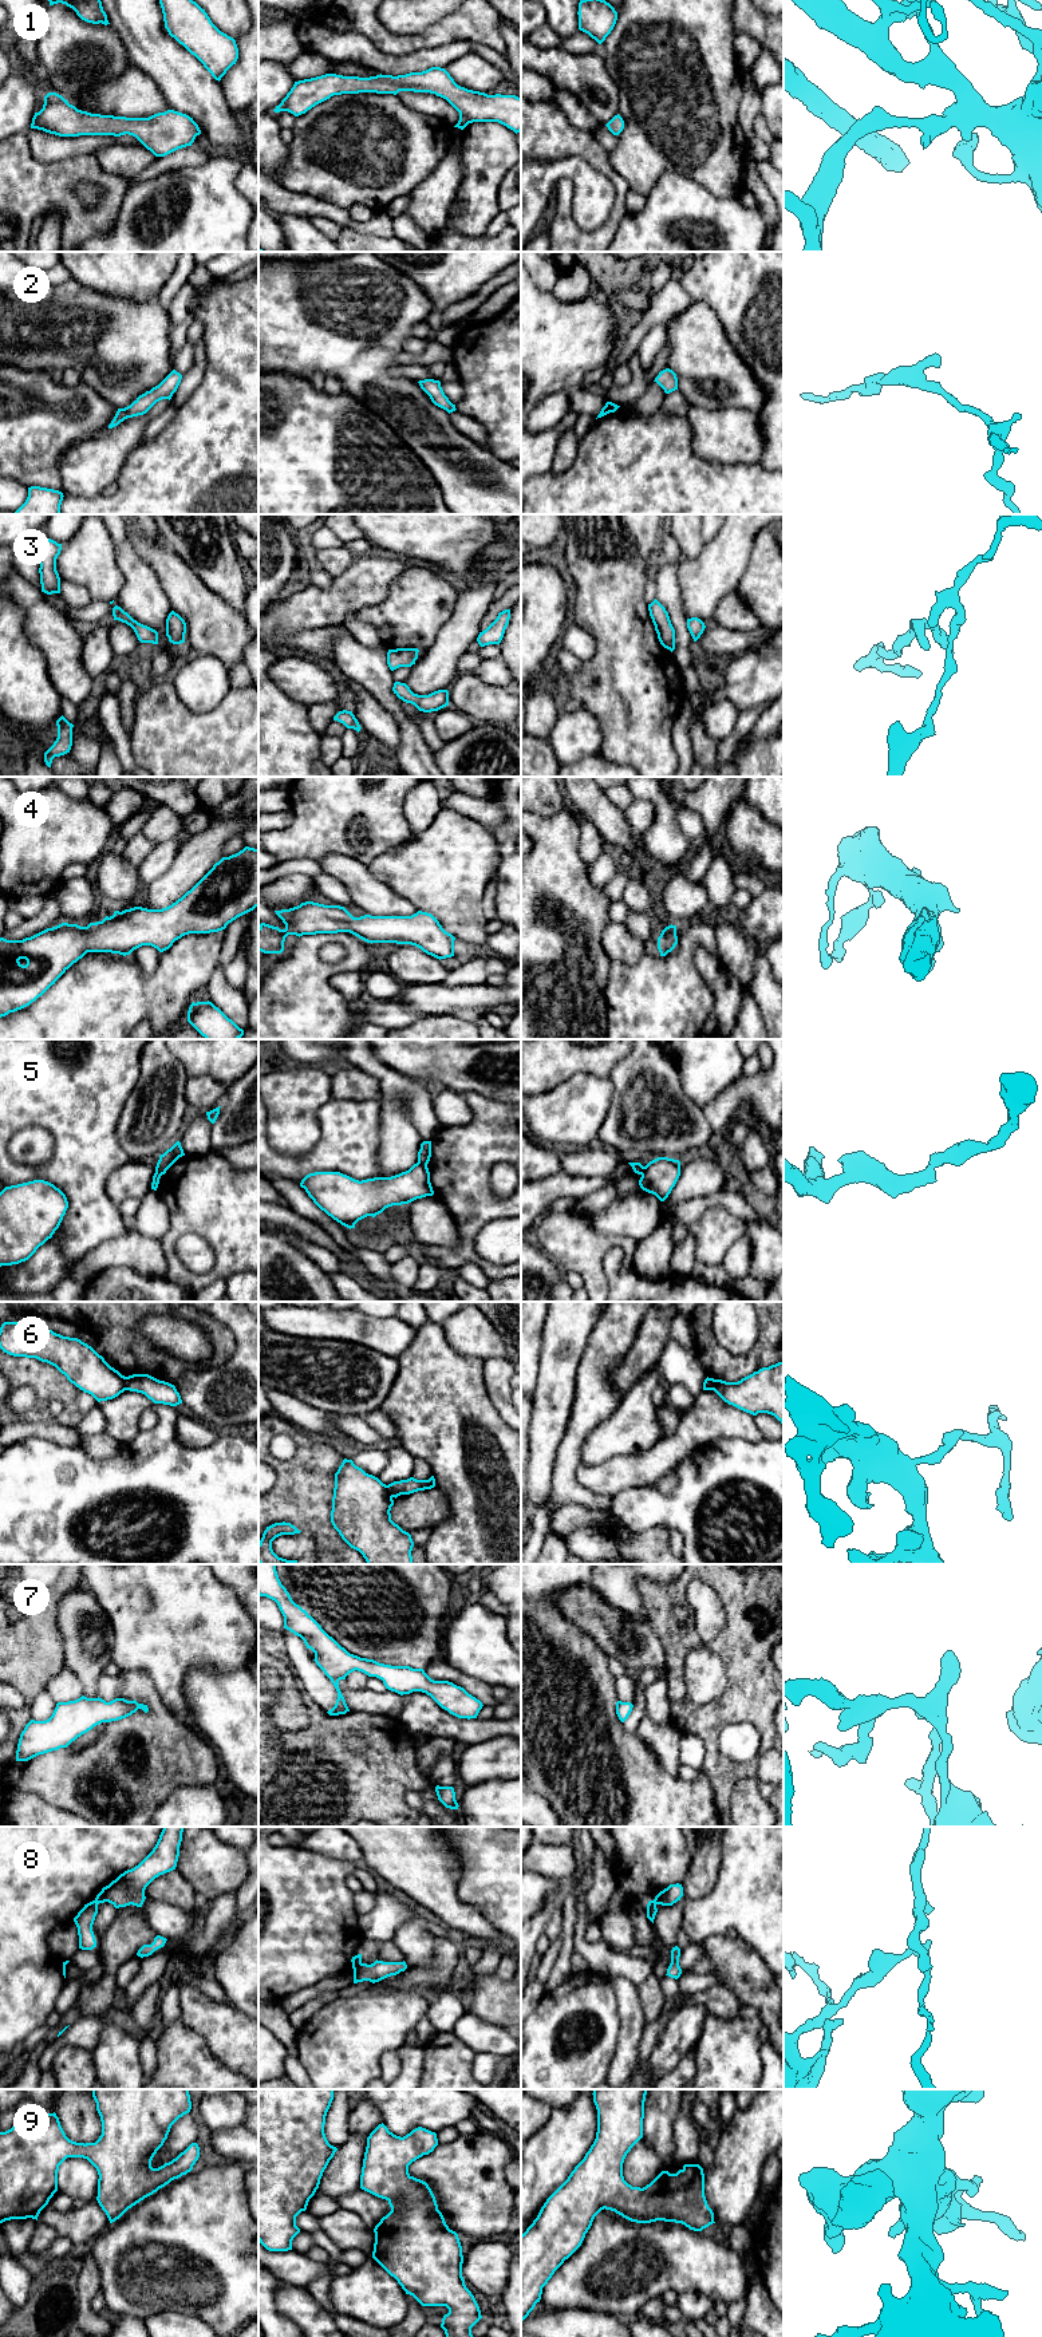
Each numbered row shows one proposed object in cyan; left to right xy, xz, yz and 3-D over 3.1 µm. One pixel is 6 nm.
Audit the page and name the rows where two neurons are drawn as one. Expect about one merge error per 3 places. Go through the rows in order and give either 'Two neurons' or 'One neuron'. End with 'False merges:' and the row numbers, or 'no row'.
1: One neuron
2: One neuron
3: One neuron
4: One neuron
5: Two neurons
6: Two neurons
7: One neuron
8: Two neurons
9: One neuron
False merges: 5, 6, 8

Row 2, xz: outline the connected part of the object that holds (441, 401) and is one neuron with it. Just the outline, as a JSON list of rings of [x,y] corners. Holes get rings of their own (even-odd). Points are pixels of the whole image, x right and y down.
[[[425,379],[418,382],[421,388],[430,396],[431,402],[446,410],[449,414],[455,411],[455,404],[453,404],[449,398],[445,395],[441,382],[434,379]]]

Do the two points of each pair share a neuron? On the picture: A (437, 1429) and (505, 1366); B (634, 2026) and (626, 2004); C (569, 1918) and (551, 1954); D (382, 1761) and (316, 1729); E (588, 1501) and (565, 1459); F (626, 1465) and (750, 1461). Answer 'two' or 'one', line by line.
A: two
B: one
C: two
D: one
E: one
F: two

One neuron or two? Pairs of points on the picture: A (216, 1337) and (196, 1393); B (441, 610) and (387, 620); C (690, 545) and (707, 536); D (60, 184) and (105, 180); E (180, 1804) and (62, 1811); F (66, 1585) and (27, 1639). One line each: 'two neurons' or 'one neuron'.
A: two neurons
B: one neuron
C: two neurons
D: one neuron
E: two neurons
F: one neuron

